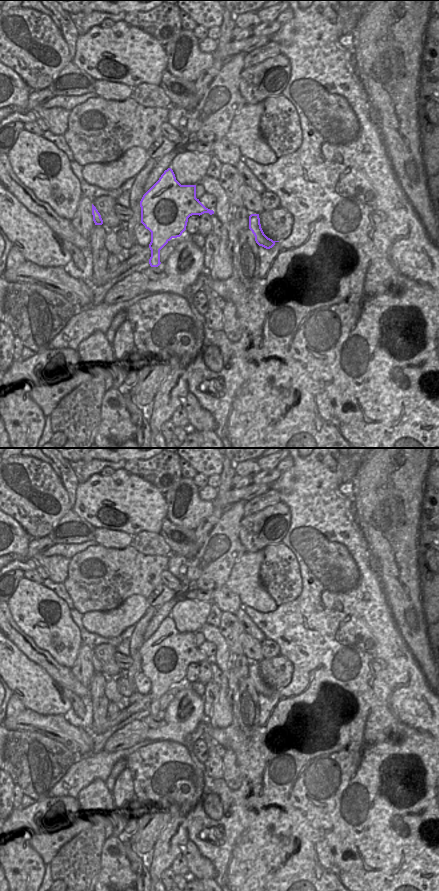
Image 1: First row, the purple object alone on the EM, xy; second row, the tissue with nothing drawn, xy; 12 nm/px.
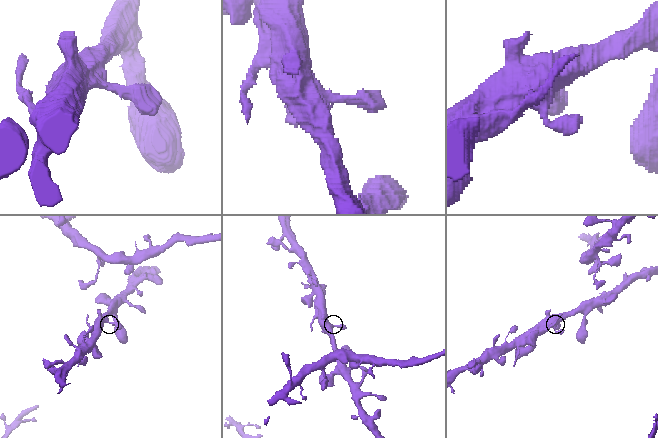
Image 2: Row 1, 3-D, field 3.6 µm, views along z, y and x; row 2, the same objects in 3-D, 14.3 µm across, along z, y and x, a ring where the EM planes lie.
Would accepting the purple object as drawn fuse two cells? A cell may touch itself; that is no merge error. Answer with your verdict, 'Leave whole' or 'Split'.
Leave whole

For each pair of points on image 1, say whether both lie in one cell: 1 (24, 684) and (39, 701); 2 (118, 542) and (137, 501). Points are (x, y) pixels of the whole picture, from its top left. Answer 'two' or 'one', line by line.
1: one
2: two

